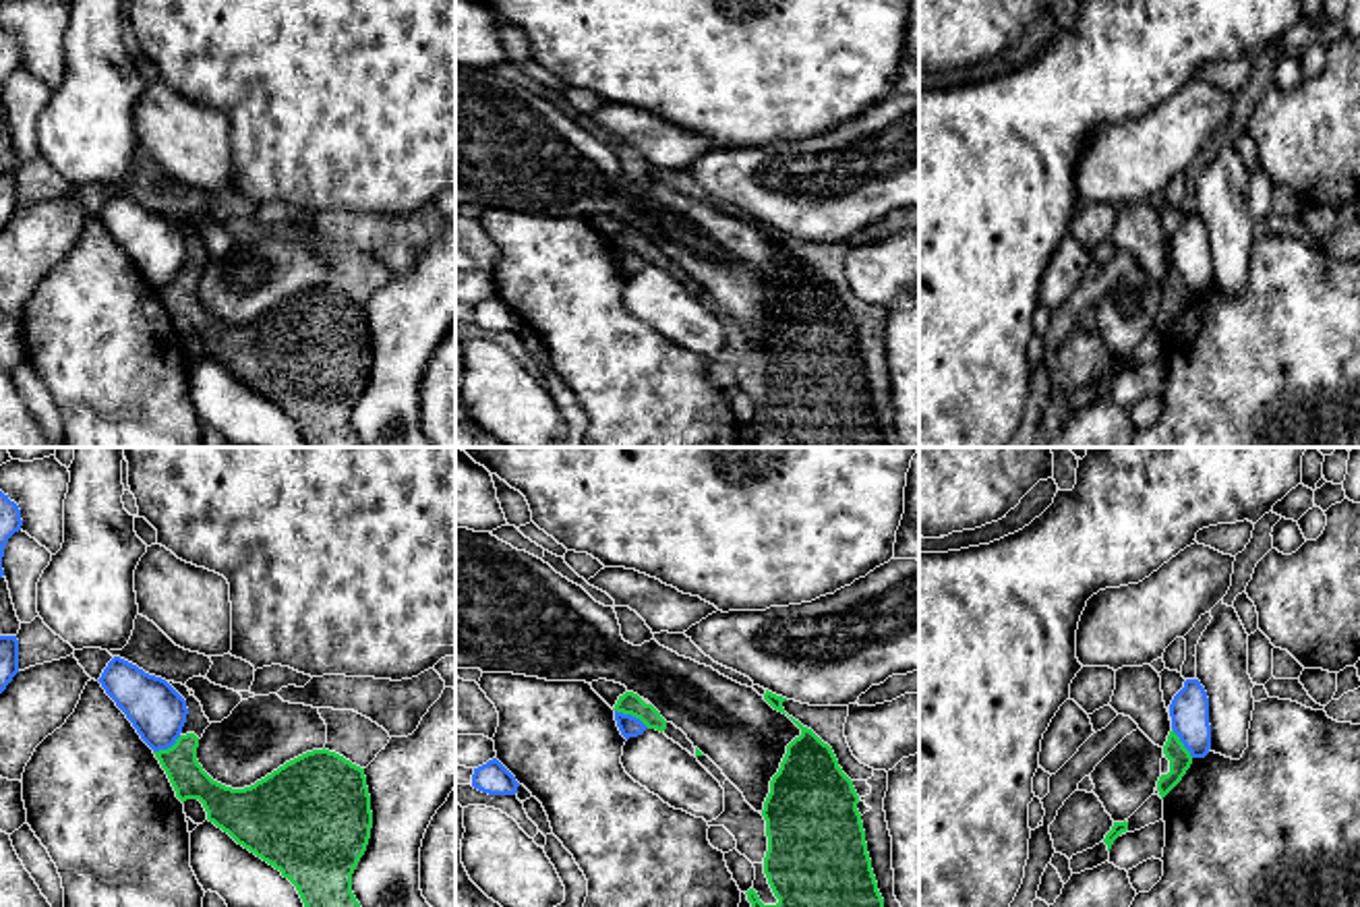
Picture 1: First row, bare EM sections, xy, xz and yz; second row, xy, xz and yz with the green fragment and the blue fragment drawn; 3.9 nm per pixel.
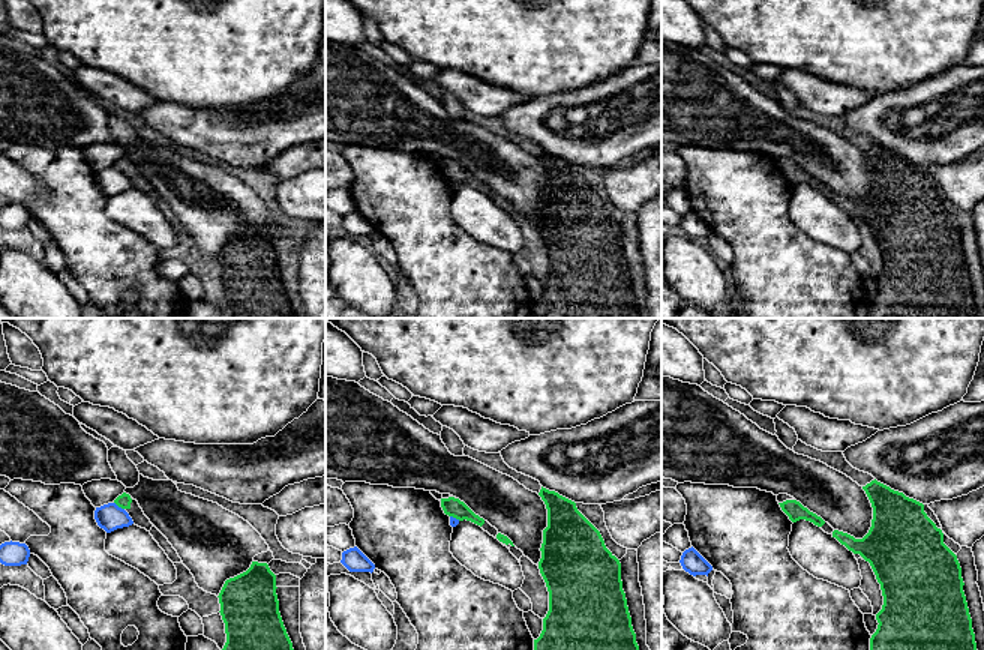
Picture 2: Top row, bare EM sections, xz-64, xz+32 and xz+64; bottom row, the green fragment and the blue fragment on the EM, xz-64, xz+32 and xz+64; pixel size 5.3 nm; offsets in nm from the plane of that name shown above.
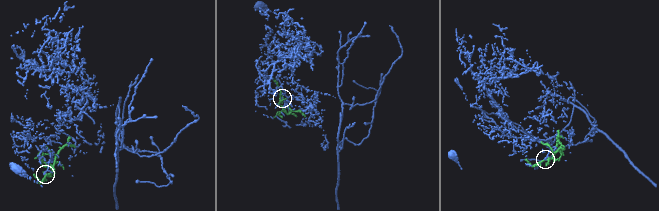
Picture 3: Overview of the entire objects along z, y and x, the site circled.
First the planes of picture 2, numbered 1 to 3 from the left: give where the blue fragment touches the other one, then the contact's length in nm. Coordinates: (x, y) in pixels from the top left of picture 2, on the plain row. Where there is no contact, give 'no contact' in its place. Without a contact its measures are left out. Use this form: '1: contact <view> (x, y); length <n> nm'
1: contact xz-64 (119, 170); length 70 nm
2: contact xz+32 (455, 180); length 60 nm
3: no contact

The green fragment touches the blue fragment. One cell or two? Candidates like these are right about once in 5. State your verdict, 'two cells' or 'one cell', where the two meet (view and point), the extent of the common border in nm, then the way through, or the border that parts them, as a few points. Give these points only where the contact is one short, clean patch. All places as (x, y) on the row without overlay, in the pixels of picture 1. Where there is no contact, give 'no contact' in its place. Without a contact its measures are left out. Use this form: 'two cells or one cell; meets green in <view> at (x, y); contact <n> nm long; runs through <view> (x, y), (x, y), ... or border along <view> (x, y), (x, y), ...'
two cells; meets green in xz at (632, 251); contact 150 nm long; border along xz (615, 245), (638, 253), (648, 264)

